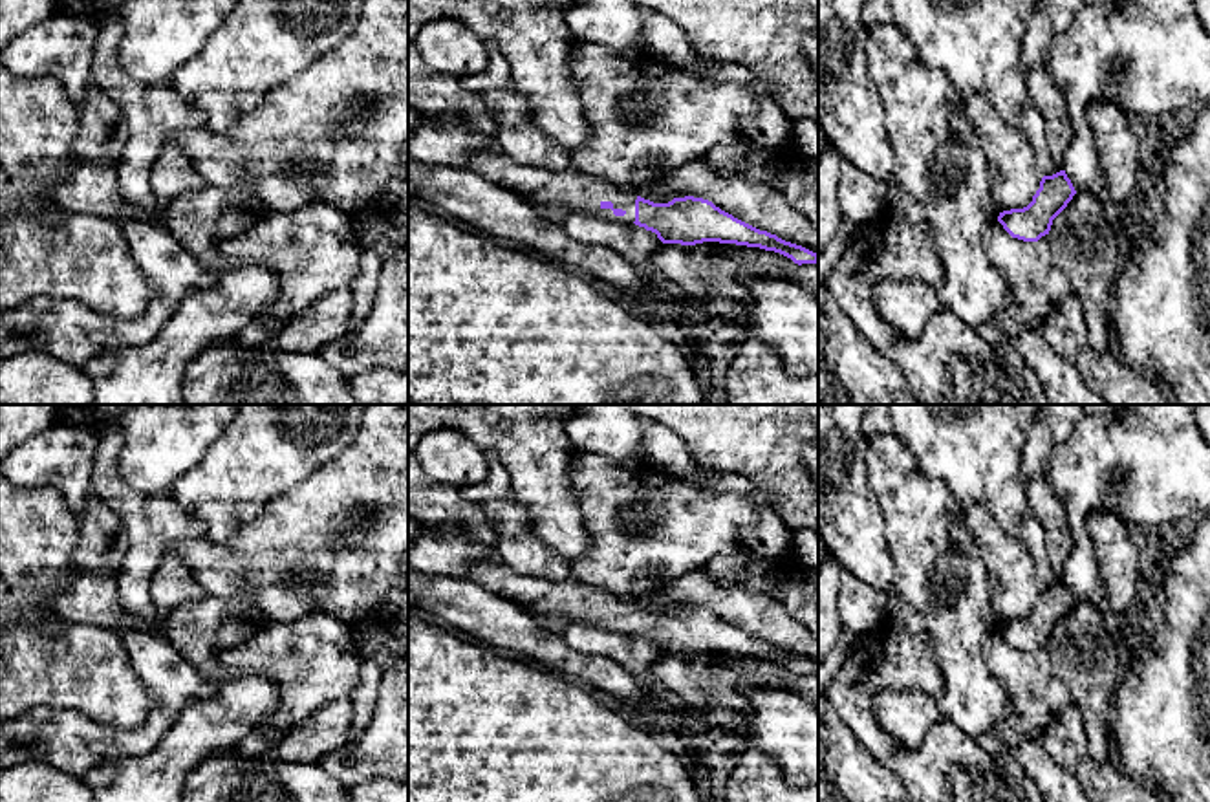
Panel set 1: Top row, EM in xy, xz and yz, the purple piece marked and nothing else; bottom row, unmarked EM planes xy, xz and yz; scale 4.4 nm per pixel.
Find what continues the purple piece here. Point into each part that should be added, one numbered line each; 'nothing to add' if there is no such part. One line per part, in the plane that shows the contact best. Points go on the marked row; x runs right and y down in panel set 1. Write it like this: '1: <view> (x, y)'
1: xz (573, 191)

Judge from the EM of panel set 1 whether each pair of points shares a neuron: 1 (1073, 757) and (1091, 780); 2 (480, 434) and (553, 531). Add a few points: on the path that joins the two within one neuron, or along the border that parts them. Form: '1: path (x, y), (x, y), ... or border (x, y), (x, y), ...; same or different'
1: path (1079, 762), (1091, 775); same
2: path (507, 447), (539, 478), (551, 504); same

